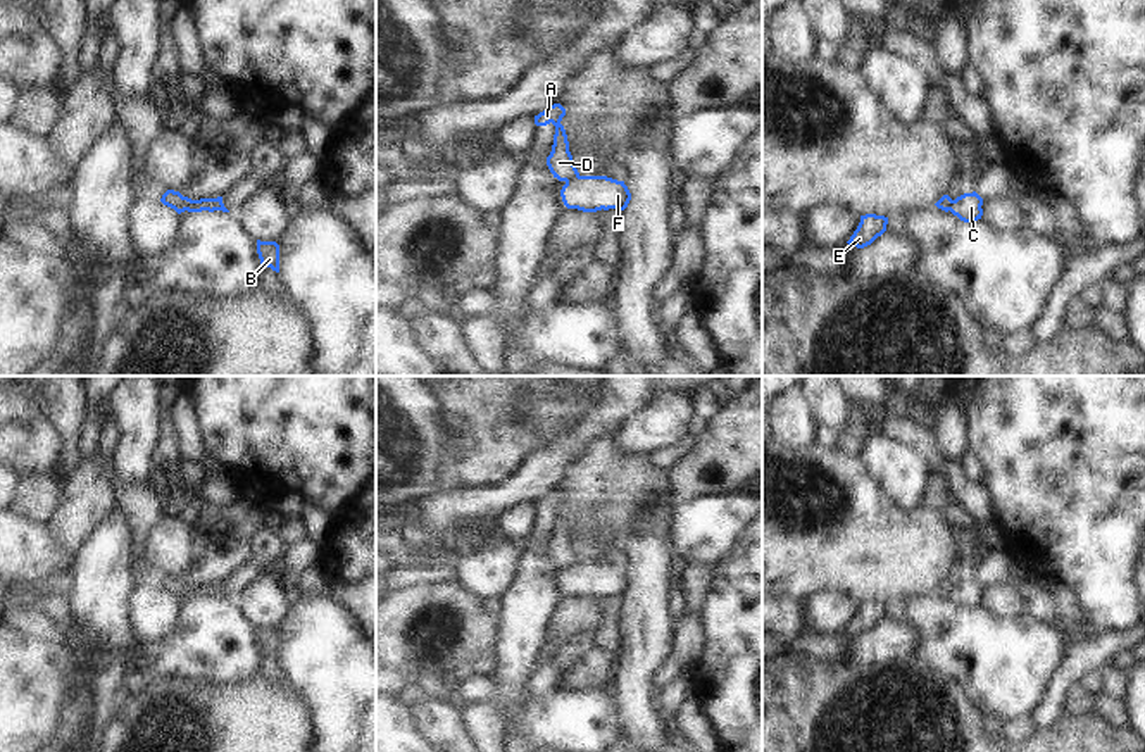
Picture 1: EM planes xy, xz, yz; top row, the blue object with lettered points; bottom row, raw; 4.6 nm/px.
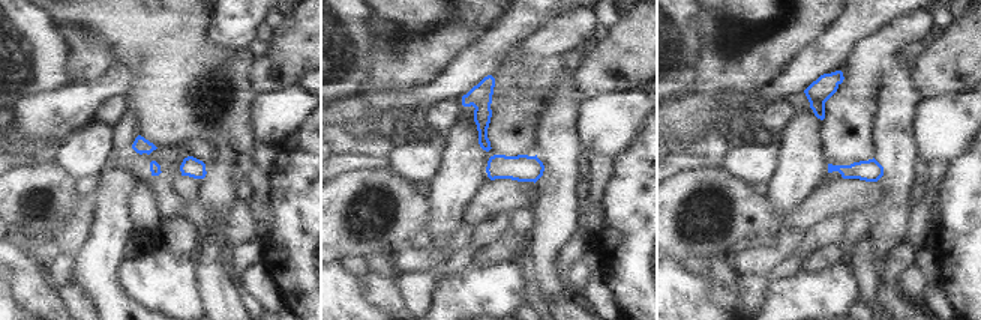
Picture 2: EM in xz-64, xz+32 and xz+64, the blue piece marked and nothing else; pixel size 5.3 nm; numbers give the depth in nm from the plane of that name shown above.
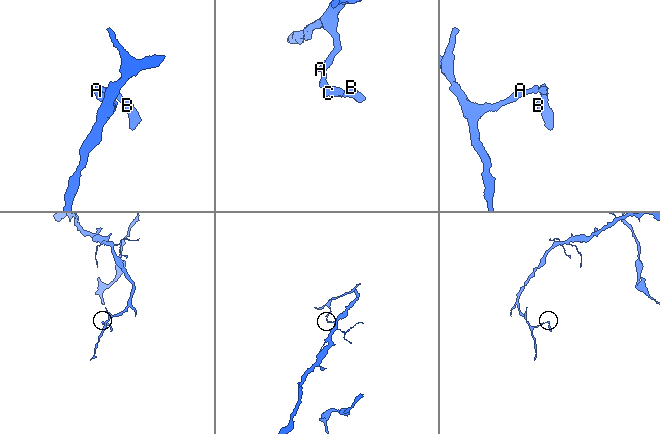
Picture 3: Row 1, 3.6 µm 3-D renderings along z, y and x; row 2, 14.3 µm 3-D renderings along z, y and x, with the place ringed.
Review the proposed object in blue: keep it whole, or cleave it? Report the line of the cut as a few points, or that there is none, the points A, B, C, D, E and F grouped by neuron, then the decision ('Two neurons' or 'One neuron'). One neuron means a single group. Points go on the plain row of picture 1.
Split along xz (578, 561), (566, 568). Groups: A D E / B C F. Two neurons.

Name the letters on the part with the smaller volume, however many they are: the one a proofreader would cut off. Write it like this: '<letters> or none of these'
B, C, F

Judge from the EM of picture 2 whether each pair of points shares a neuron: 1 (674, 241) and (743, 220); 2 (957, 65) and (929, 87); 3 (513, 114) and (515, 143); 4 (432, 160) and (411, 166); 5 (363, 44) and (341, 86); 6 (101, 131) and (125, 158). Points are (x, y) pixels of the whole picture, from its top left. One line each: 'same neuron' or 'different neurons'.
1: same neuron
2: same neuron
3: same neuron
4: same neuron
5: same neuron
6: different neurons

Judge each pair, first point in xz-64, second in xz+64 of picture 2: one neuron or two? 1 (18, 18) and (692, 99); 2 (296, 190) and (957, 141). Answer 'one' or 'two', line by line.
1: two
2: two

